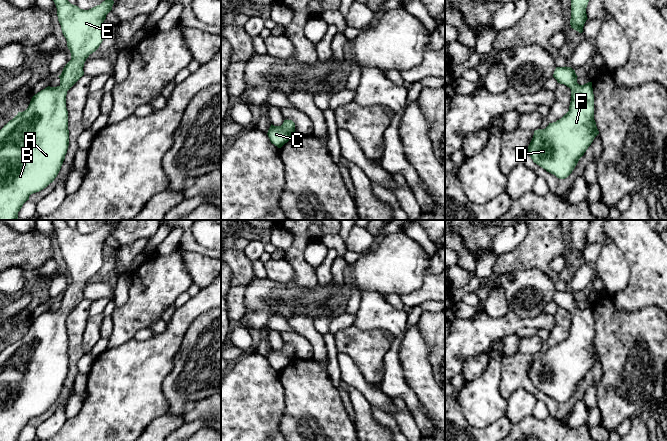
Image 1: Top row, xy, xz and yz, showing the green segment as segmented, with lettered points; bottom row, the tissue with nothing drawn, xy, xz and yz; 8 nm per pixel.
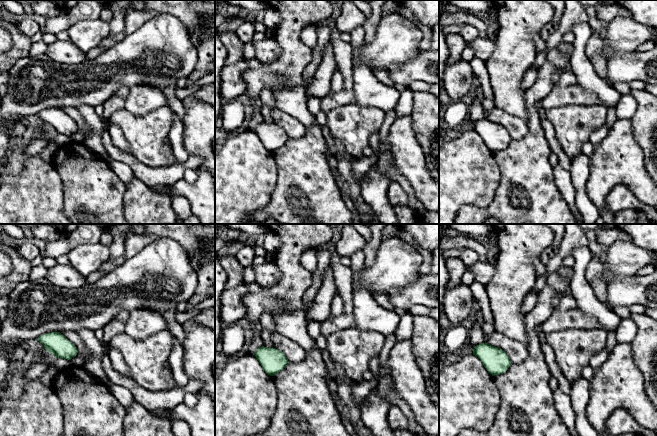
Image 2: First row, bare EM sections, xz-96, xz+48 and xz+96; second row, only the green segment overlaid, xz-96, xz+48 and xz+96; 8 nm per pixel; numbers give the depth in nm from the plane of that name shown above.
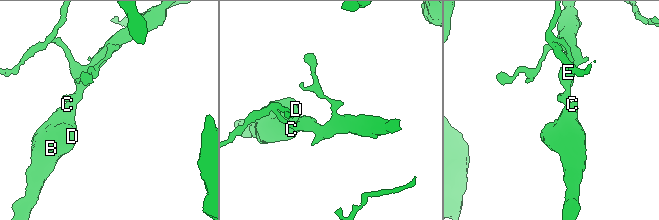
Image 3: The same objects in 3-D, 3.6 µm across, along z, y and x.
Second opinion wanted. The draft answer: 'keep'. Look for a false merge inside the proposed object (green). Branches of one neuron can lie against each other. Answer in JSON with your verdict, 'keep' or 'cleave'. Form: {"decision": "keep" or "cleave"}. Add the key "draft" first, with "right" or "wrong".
{"draft": "right", "decision": "keep"}

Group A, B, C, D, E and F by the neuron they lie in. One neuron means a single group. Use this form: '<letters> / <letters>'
A B C D E F

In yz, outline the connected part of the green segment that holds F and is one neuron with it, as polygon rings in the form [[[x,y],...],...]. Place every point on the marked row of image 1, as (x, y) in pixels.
[[[556,67],[553,77],[571,89],[569,111],[545,129],[534,131],[528,153],[534,163],[559,179],[567,178],[599,131],[594,120],[592,82],[577,83],[571,67]]]

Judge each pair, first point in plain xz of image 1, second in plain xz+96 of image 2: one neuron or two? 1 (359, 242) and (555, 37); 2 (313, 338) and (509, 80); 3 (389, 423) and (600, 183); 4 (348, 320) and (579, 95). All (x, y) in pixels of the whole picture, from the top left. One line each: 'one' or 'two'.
1: one
2: one
3: one
4: one

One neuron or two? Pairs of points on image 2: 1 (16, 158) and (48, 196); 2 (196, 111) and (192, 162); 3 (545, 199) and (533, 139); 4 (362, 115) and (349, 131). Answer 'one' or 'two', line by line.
1: one
2: two
3: one
4: one

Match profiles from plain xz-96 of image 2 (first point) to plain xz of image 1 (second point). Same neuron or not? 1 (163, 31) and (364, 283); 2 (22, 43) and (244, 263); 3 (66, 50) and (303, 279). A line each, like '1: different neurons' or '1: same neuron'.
1: same neuron
2: same neuron
3: different neurons

